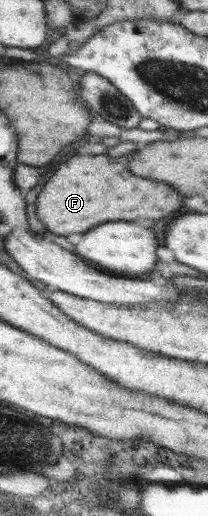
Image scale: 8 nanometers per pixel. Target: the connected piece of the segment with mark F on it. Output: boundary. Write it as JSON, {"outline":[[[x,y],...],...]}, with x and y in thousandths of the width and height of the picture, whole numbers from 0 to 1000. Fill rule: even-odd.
{"outline":[[[380,302],[370,314],[370,341],[380,345],[418,345],[447,353],[361,353],[361,306],[341,306],[341,314],[313,314],[284,322],[284,329],[264,333],[264,341],[216,357],[207,372],[188,376],[188,415],[207,434],[284,457],[322,457],[351,450],[428,450],[447,438],[495,434],[495,430],[543,430],[543,426],[649,426],[649,422],[707,422],[707,426],[755,426],[784,419],[841,419],[870,407],[870,380],[803,357],[774,353],[736,353],[707,345],[668,345],[668,341],[630,341],[611,329],[611,306],[577,302],[543,306],[514,302]]]}

